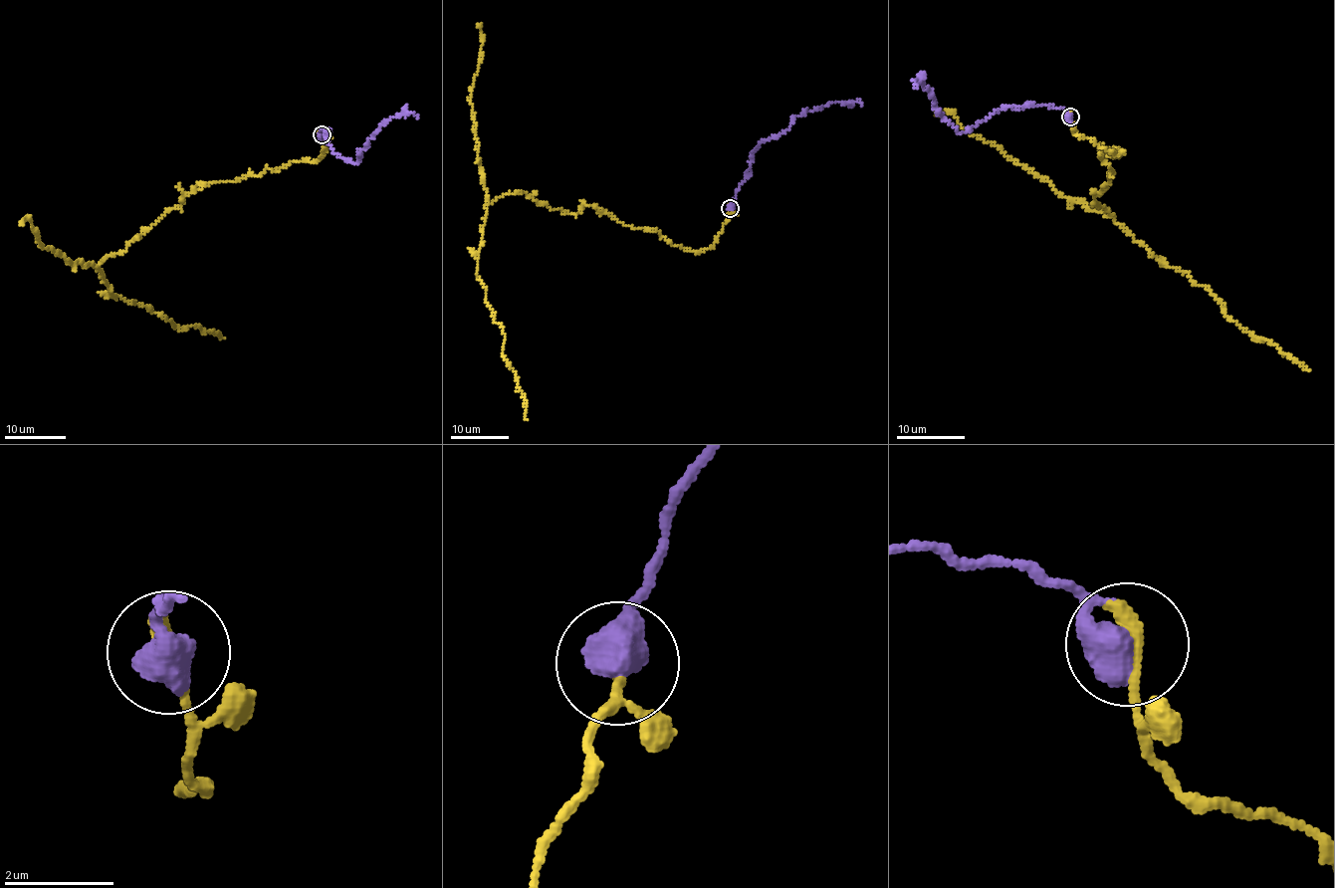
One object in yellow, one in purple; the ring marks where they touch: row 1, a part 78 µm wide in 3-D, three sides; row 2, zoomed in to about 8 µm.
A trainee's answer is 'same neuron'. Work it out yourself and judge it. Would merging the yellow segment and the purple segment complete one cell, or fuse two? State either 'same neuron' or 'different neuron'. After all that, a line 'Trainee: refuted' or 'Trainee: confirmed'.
same neuron
Trainee: confirmed

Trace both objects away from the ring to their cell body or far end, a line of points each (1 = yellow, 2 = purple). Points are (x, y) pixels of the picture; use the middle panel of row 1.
1: (730, 209), (717, 241), (699, 252), (592, 206), (565, 213), (521, 192), (487, 206), (476, 274), (527, 420)
2: (730, 208), (749, 172), (751, 153), (761, 142), (788, 127), (793, 114), (834, 103), (856, 101), (862, 106)

